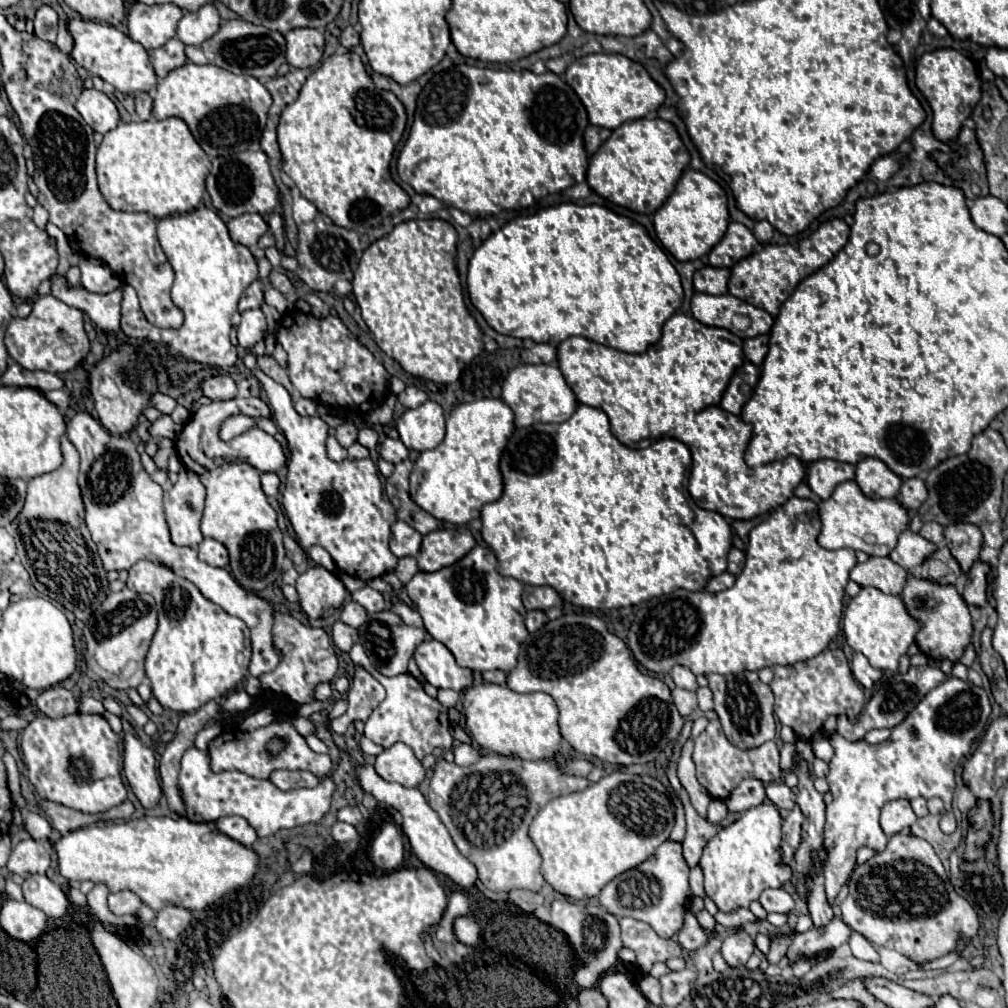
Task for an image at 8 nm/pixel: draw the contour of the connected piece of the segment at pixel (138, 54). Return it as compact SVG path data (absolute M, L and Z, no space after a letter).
M71 18L67 28L75 40L73 50L71 50L71 58L81 68L85 68L89 74L103 78L105 82L113 84L123 94L149 92L157 86L157 76L155 76L155 70L147 58L147 50L141 44L129 40L129 36L119 32L115 26L99 24L99 22L91 22L91 20L81 20L81 18Z

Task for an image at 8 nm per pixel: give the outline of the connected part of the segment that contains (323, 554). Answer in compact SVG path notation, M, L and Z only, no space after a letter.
M315 545L308 551L310 558L317 564L325 567L331 573L337 575L337 567L331 558L330 554L321 546Z

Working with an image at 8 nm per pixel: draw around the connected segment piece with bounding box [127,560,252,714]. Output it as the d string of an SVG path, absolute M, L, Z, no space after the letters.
M139 560L129 568L127 586L137 592L151 594L157 602L159 610L159 628L149 644L145 656L145 674L151 680L151 692L159 700L165 710L173 710L179 714L195 712L209 700L225 696L231 688L243 682L243 676L248 673L252 649L251 634L243 620L227 614L215 602L209 602L189 580L179 578L169 568L161 564L153 564L149 560Z

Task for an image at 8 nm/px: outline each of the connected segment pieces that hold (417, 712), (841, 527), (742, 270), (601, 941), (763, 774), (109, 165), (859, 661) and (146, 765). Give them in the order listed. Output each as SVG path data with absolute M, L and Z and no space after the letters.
M353 644L349 656L357 666L369 670L369 674L373 674L373 678L377 678L387 690L387 698L373 710L373 714L365 722L365 736L369 740L373 740L379 746L393 746L395 742L403 742L415 752L417 760L423 760L435 748L447 750L449 746L453 746L453 738L449 734L447 710L437 702L437 698L431 698L411 674L399 674L397 678L381 676L375 668L371 668L361 644Z
M853 480L839 484L827 500L819 502L819 518L821 518L821 532L817 538L819 546L827 550L851 548L867 552L869 556L887 556L895 548L897 536L909 524L907 510L897 500L865 498Z
M833 218L819 224L815 232L811 232L797 244L765 244L759 252L743 258L741 262L737 262L737 266L731 268L729 294L767 310L771 316L777 316L779 306L793 294L797 284L821 266L825 266L845 246L847 238L849 226L841 218Z
M555 900L551 906L549 924L553 928L559 928L573 944L573 950L577 958L581 960L581 966L573 974L573 982L581 988L593 988L599 982L601 974L607 972L617 962L619 952L623 950L619 922L601 906L593 906L593 904L583 906L583 904L573 904L567 900Z
M709 720L707 728L695 738L695 752L693 752L693 762L697 766L697 780L701 782L701 786L707 788L707 792L713 798L725 800L731 790L743 780L743 778L757 778L761 782L775 782L781 778L781 768L779 768L779 748L777 744L765 742L761 748L753 748L753 750L739 750L735 748L731 742L727 744L727 738L721 730L721 722Z
M181 118L147 120L147 122L119 122L117 128L103 136L97 148L97 180L105 202L113 210L123 212L145 212L155 218L165 218L171 214L185 214L195 210L205 192L205 178L209 176L209 156L197 144L187 124Z
M853 654L851 672L853 672L855 680L865 688L873 688L873 684L881 678L881 670L875 670L863 654Z
M133 734L123 736L123 772L145 808L153 808L161 796L155 764L155 750L151 746L145 746Z

